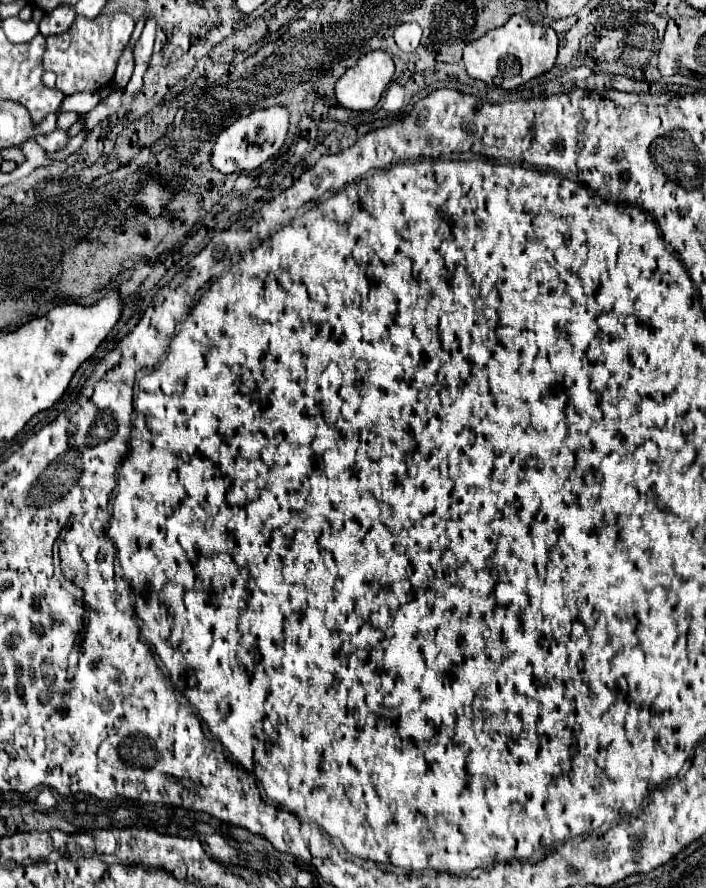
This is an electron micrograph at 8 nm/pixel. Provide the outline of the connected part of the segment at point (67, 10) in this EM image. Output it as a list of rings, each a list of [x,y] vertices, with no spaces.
[[[58,6],[56,10],[44,14],[44,20],[40,24],[40,32],[44,36],[60,34],[62,30],[68,30],[76,18],[76,12],[72,6]]]

